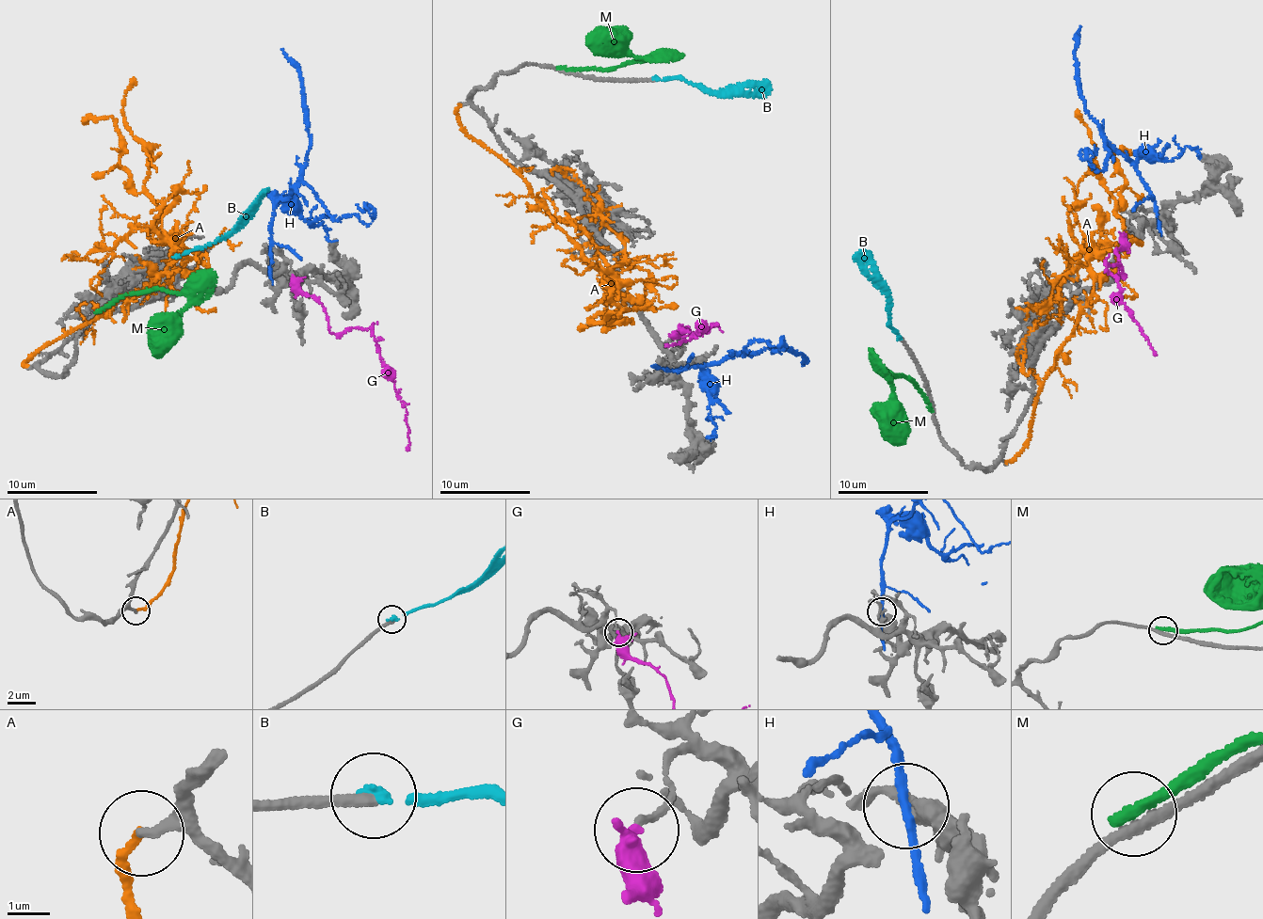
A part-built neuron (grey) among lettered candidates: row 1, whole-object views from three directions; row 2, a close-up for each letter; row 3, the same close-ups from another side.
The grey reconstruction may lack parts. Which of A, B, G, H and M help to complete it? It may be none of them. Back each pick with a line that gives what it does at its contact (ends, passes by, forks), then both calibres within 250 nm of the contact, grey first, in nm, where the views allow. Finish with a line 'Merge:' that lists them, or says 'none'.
B: it ends | 260/180 nm
Merge: B

